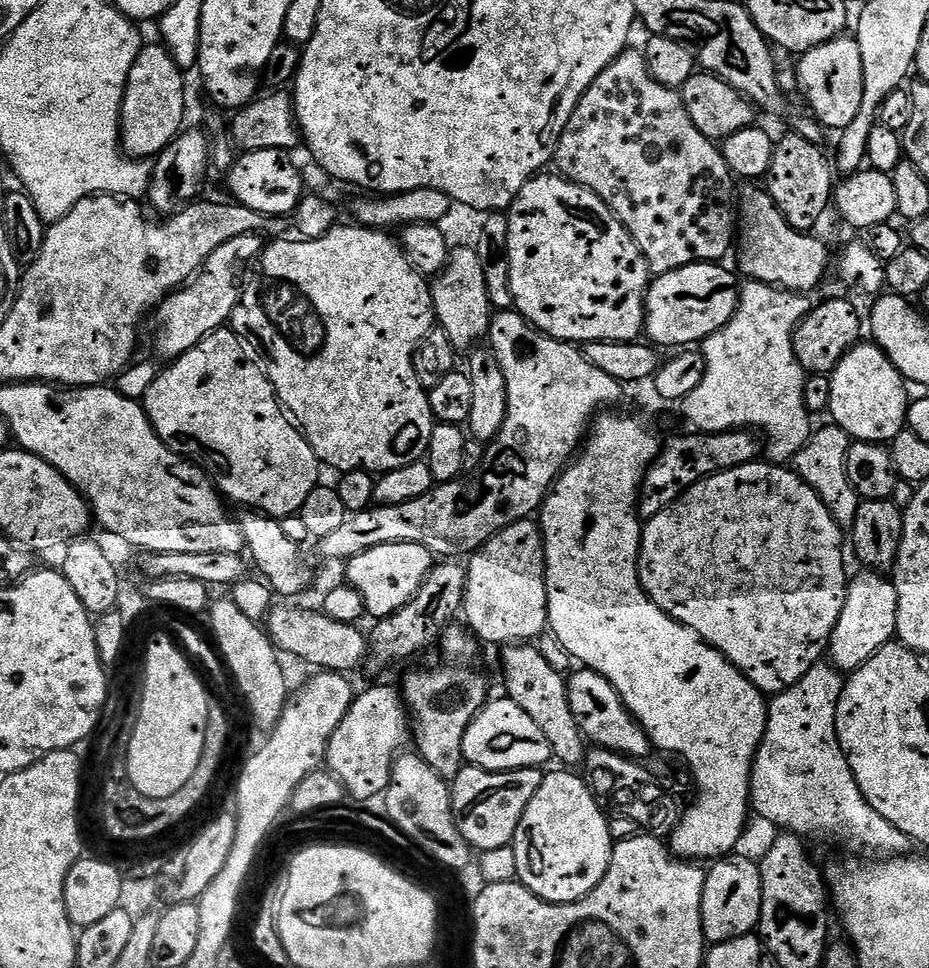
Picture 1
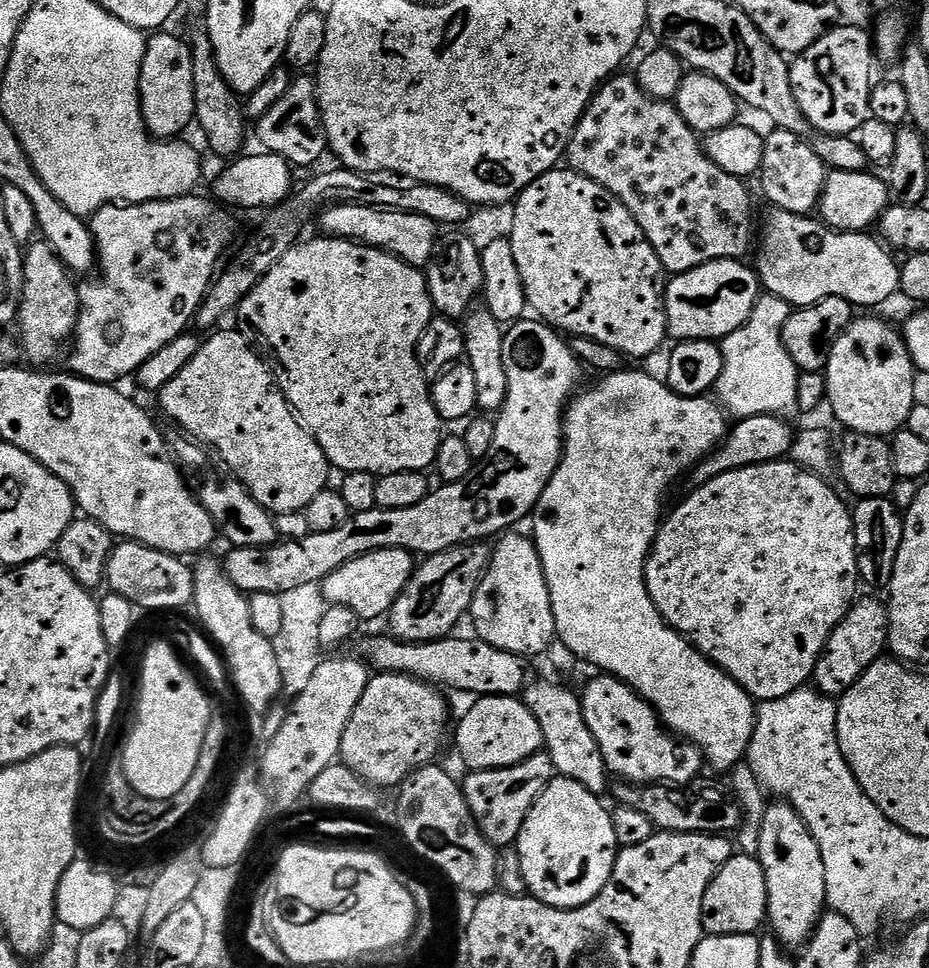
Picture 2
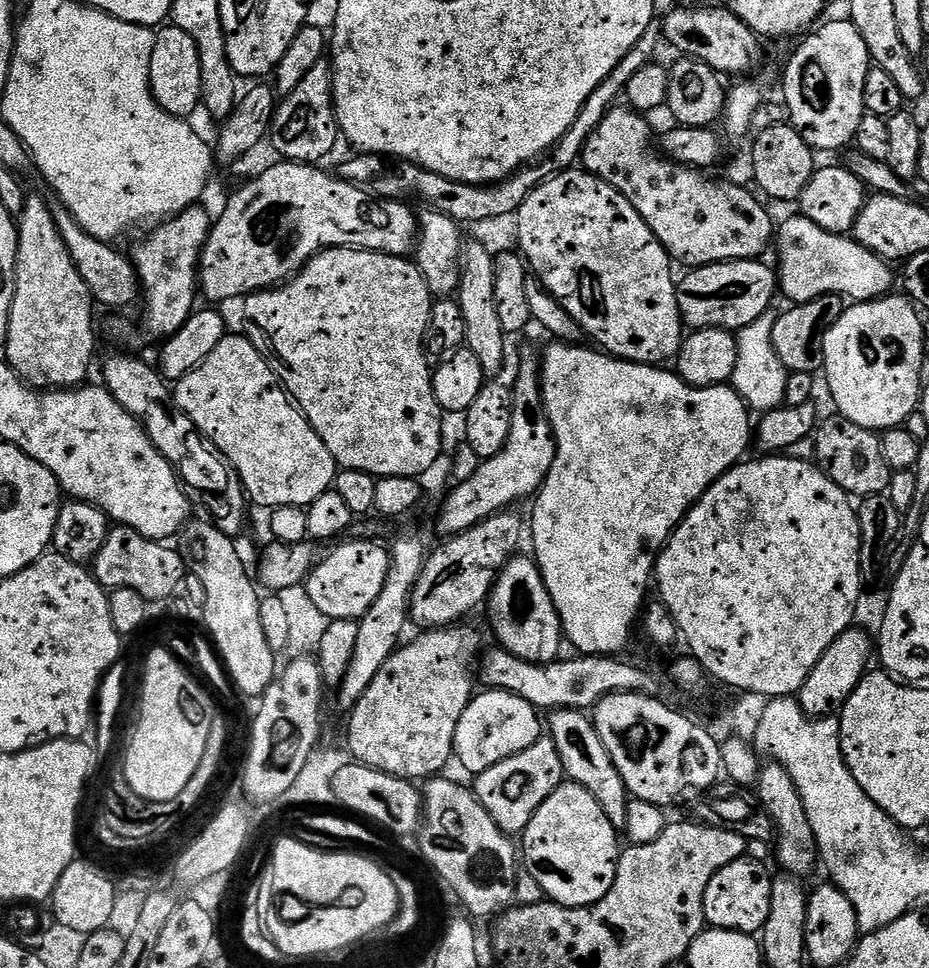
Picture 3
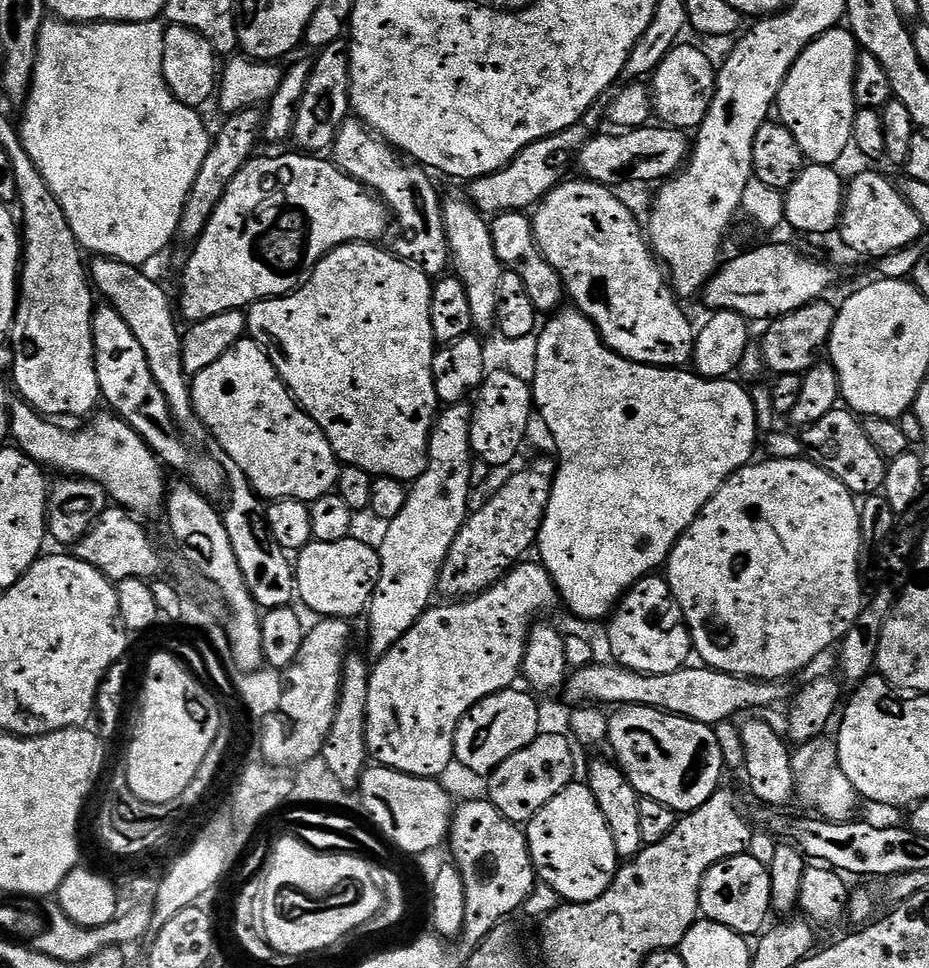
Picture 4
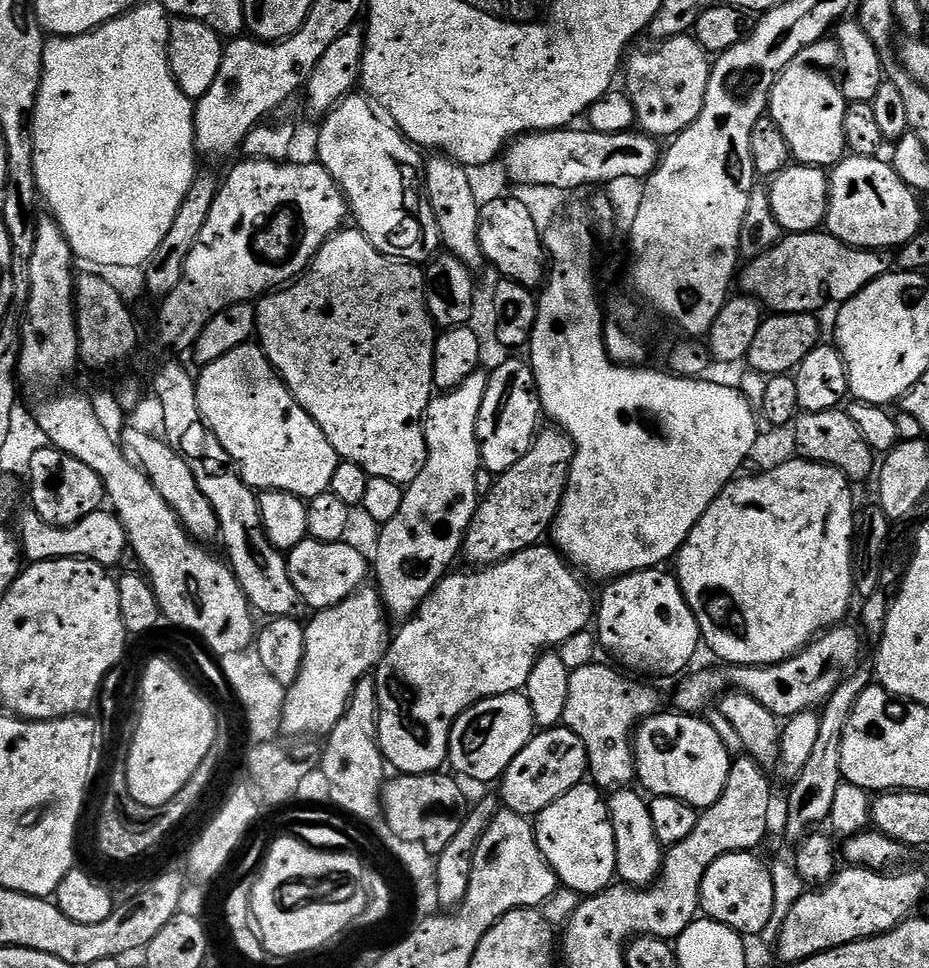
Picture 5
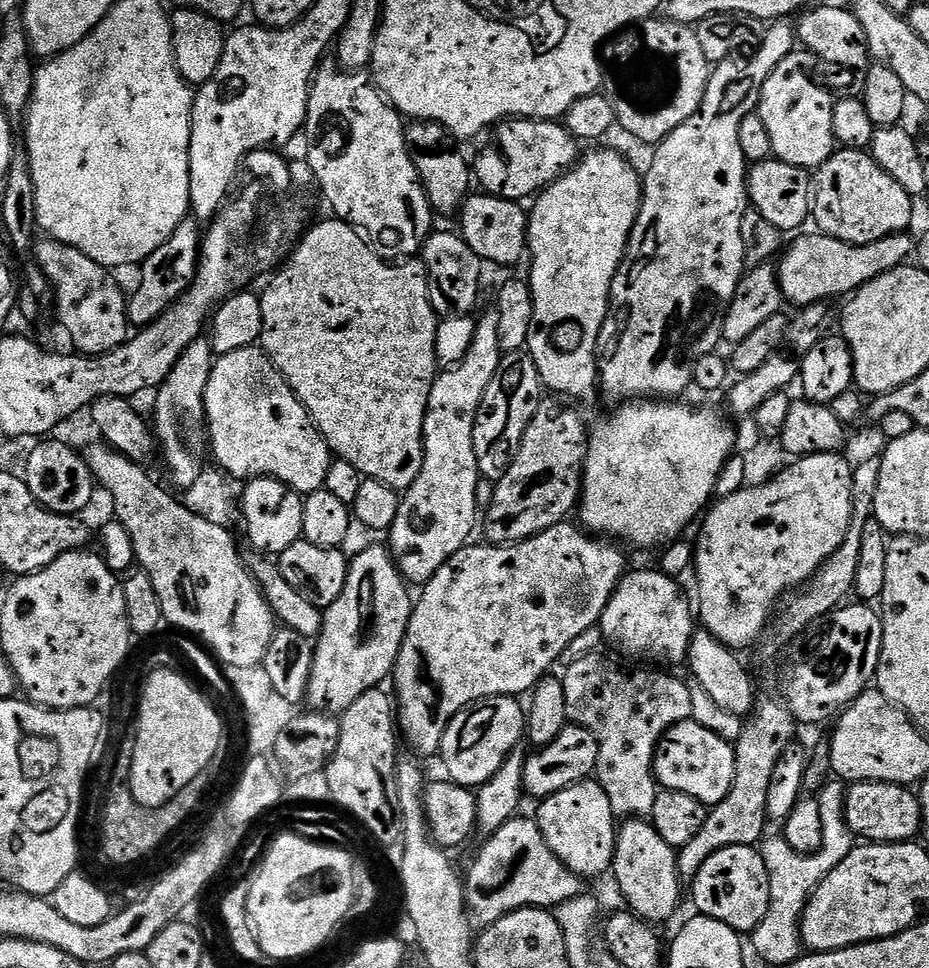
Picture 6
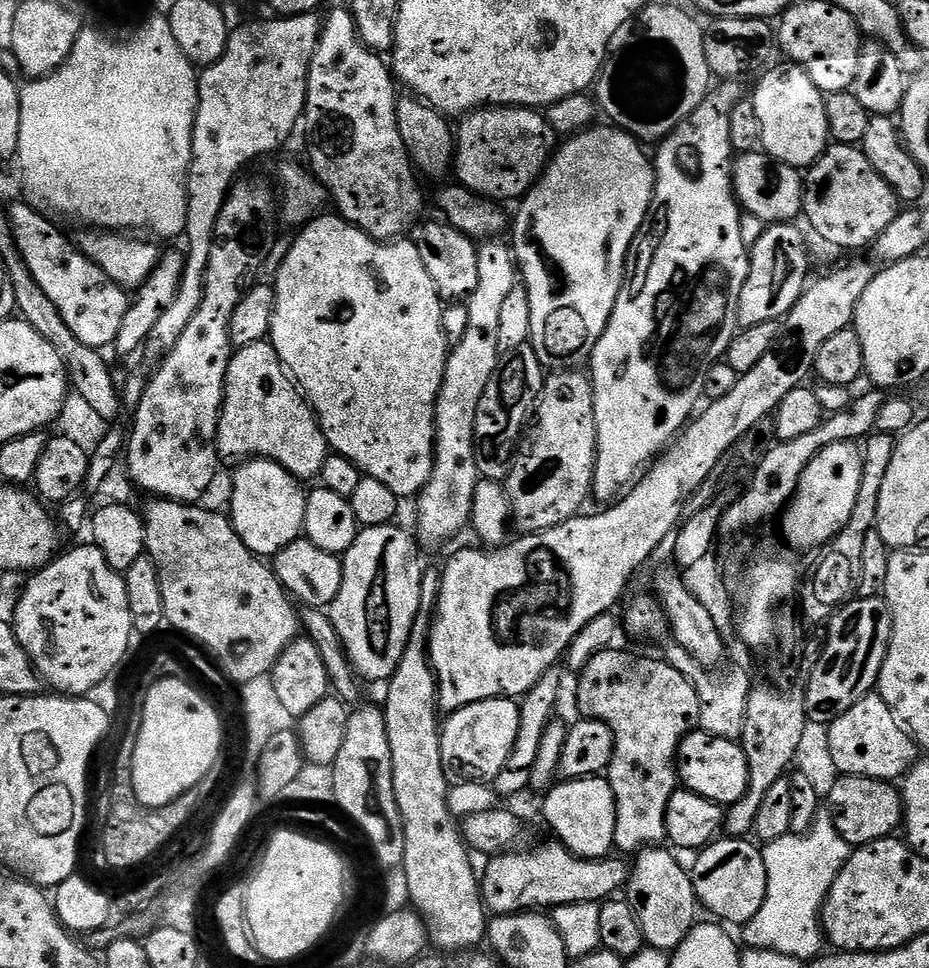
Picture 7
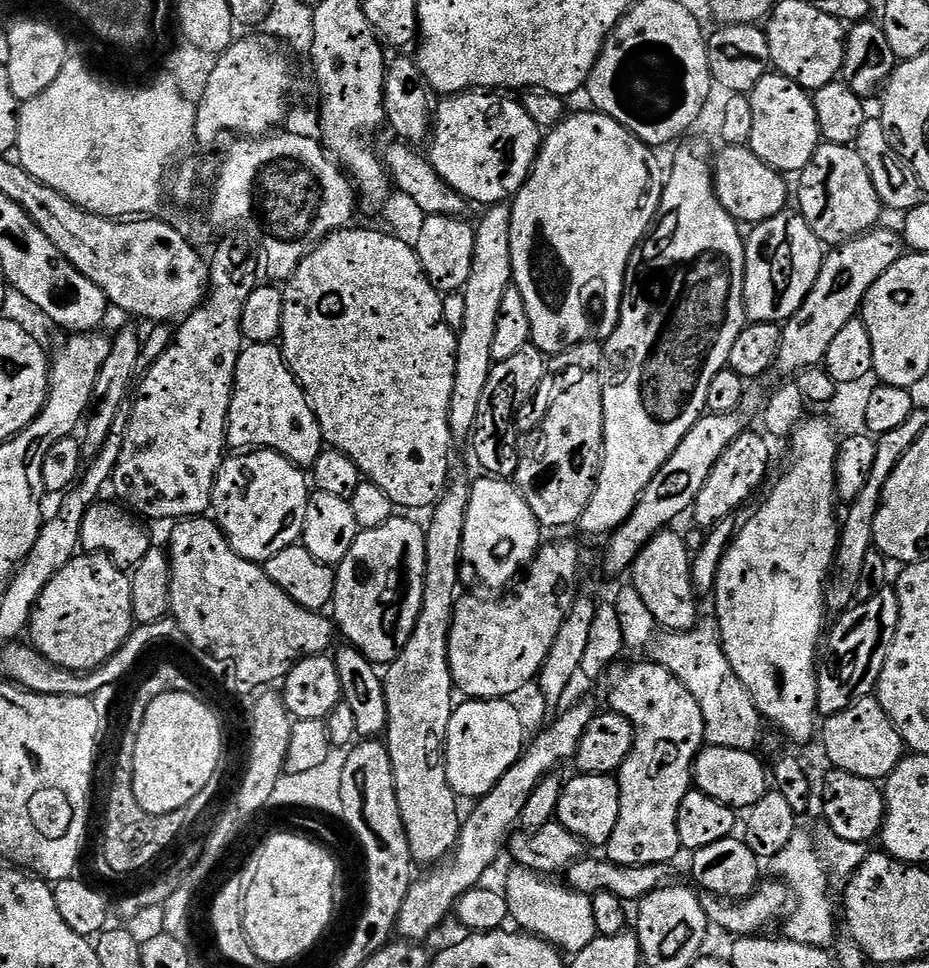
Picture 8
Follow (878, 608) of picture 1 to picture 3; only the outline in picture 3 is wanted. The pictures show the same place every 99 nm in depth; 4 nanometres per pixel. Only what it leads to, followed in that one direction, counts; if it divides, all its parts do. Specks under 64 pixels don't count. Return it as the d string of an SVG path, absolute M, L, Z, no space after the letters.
M859 626L848 628L833 644L828 647L826 654L818 658L814 670L806 678L806 682L800 687L798 699L802 710L810 717L823 718L836 716L845 702L854 694L854 690L860 684L869 671L868 659L874 656L874 640L867 636Z

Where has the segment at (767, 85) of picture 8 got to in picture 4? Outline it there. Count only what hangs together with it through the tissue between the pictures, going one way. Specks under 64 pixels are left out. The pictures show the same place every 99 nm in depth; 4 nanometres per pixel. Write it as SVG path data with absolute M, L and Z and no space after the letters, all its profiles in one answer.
M837 26L802 50L782 82L779 123L794 134L802 154L811 163L835 165L835 160L852 144L852 127L858 111L854 94L857 59L856 39L847 27Z

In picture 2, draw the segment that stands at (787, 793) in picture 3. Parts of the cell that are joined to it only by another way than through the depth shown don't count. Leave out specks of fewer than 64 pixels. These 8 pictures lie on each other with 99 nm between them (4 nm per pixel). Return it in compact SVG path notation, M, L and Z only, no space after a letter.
M769 803L756 859L766 874L767 923L770 928L772 924L771 931L785 948L803 949L826 911L826 866L822 866L822 850L818 850L814 834L810 834L806 822L802 822L792 804Z

